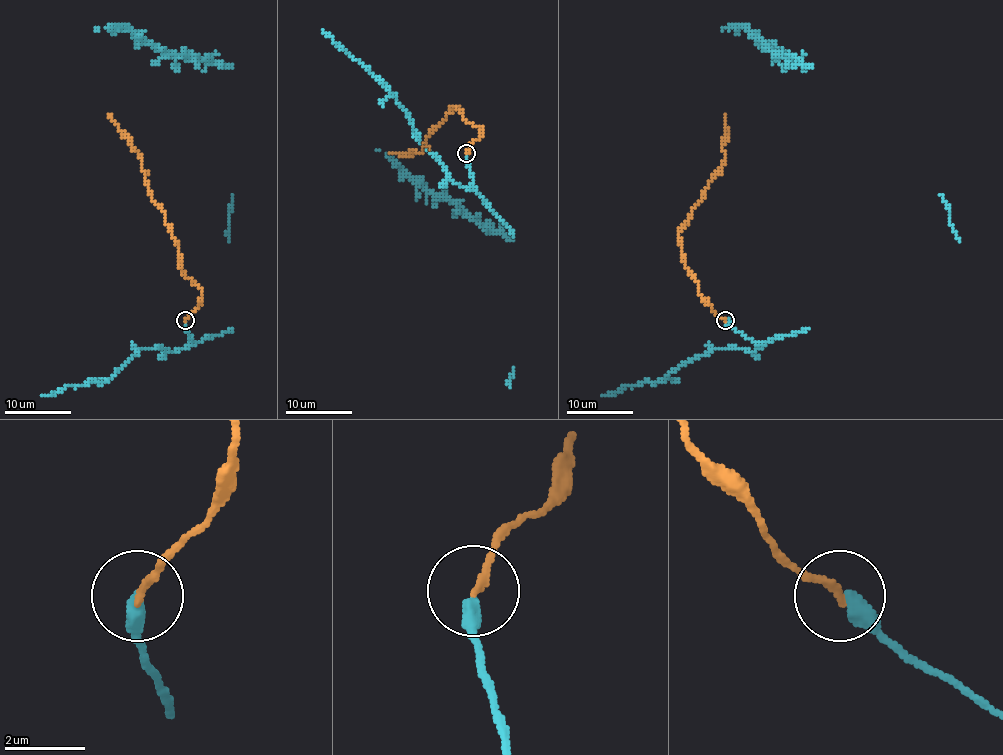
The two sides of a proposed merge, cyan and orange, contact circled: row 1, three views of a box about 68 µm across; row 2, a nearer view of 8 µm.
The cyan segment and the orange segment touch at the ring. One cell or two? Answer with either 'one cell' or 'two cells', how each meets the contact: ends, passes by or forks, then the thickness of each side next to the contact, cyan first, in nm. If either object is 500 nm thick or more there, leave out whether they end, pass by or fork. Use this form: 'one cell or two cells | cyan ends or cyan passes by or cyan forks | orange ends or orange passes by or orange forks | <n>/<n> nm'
one cell | cyan ends | orange ends | 420/190 nm

